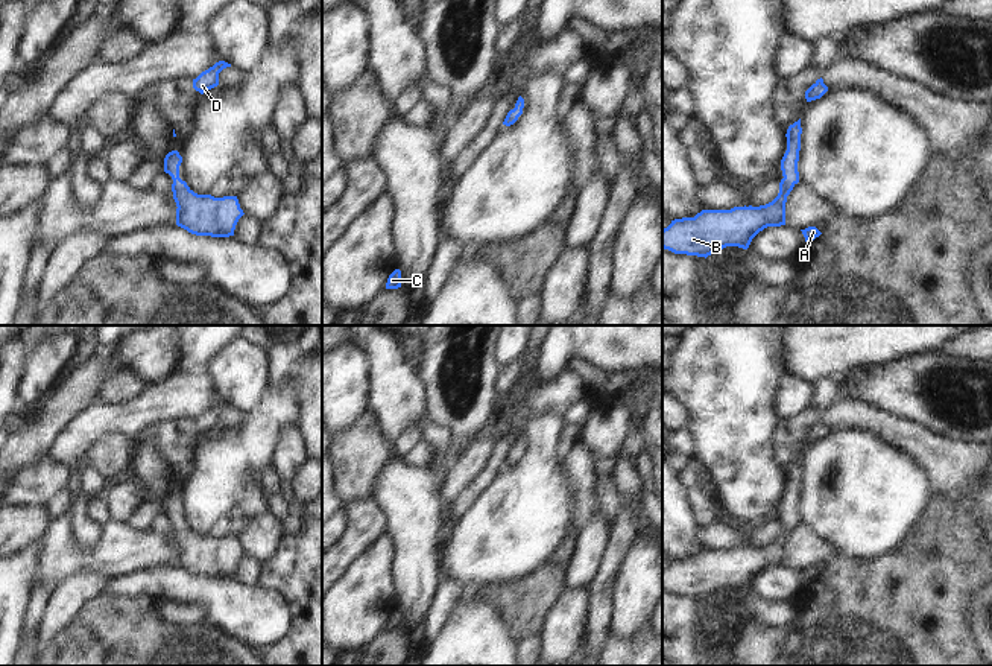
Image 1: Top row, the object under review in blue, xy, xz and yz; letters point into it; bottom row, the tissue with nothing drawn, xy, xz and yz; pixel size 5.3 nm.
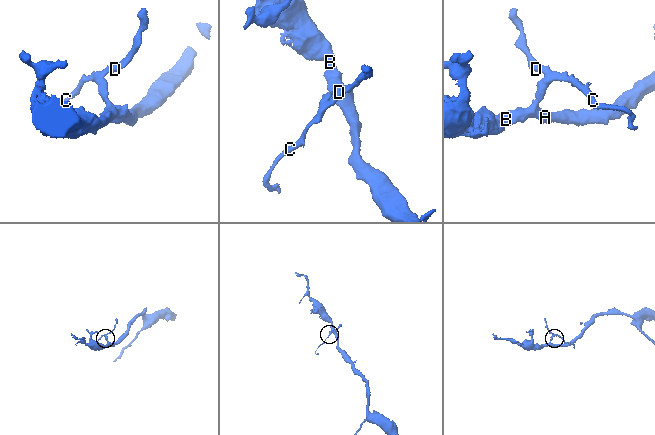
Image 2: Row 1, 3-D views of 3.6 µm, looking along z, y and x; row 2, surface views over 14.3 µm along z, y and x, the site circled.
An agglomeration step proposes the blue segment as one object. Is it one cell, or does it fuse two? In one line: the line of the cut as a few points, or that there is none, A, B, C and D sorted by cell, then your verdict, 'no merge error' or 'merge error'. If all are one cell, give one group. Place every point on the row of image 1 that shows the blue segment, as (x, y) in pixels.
no cut | A B C D | no merge error

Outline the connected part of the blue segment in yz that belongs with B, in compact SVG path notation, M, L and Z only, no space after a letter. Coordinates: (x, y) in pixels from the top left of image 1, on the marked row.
M801 119L787 129L787 151L781 160L782 179L778 196L760 207L734 207L731 210L702 210L694 217L674 219L662 230L662 248L674 254L708 257L726 246L747 249L752 239L767 227L785 225L785 202L793 187L799 182L798 161L801 151Z

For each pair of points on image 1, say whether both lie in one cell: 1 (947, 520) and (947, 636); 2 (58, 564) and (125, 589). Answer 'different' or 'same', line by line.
1: same
2: different

